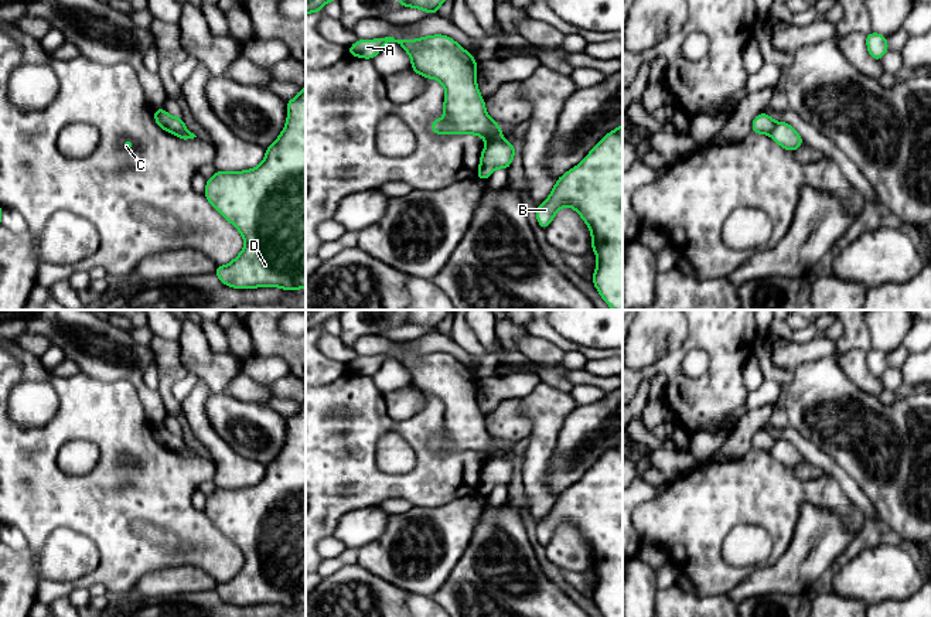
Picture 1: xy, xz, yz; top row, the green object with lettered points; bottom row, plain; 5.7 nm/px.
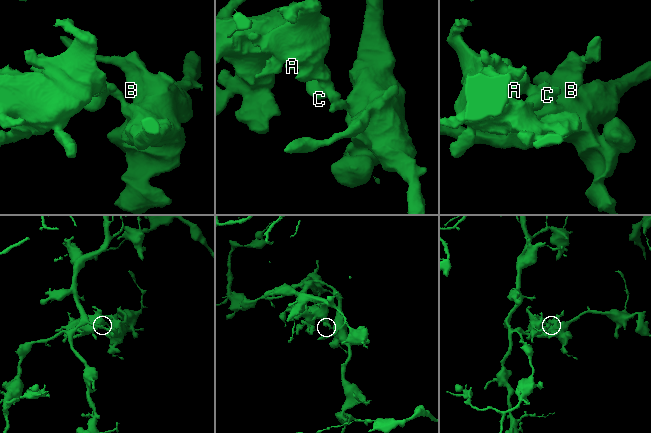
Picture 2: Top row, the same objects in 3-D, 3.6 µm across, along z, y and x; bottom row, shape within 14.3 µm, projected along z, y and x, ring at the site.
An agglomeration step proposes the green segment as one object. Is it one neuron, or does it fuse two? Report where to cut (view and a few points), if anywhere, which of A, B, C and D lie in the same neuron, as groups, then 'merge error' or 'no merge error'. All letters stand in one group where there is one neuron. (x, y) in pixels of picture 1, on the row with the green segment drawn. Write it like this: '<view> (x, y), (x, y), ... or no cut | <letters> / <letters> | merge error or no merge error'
xz (502, 139), (494, 140), (487, 146) | A C / B D | merge error

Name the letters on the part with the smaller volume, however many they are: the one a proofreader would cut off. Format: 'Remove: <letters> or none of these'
Remove: A, C

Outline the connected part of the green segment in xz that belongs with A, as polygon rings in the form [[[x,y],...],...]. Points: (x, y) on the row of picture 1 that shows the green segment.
[[[436,34],[417,40],[395,40],[393,37],[376,40],[357,40],[348,48],[349,55],[372,59],[386,42],[398,42],[410,57],[412,69],[423,78],[439,81],[446,89],[443,102],[444,116],[432,122],[434,134],[475,134],[485,140],[485,144],[504,140],[499,125],[485,110],[485,100],[477,86],[477,61],[451,37]]]

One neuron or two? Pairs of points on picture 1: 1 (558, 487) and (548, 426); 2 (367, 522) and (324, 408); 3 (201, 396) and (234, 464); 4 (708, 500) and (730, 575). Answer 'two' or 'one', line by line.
1: two
2: two
3: one
4: one

